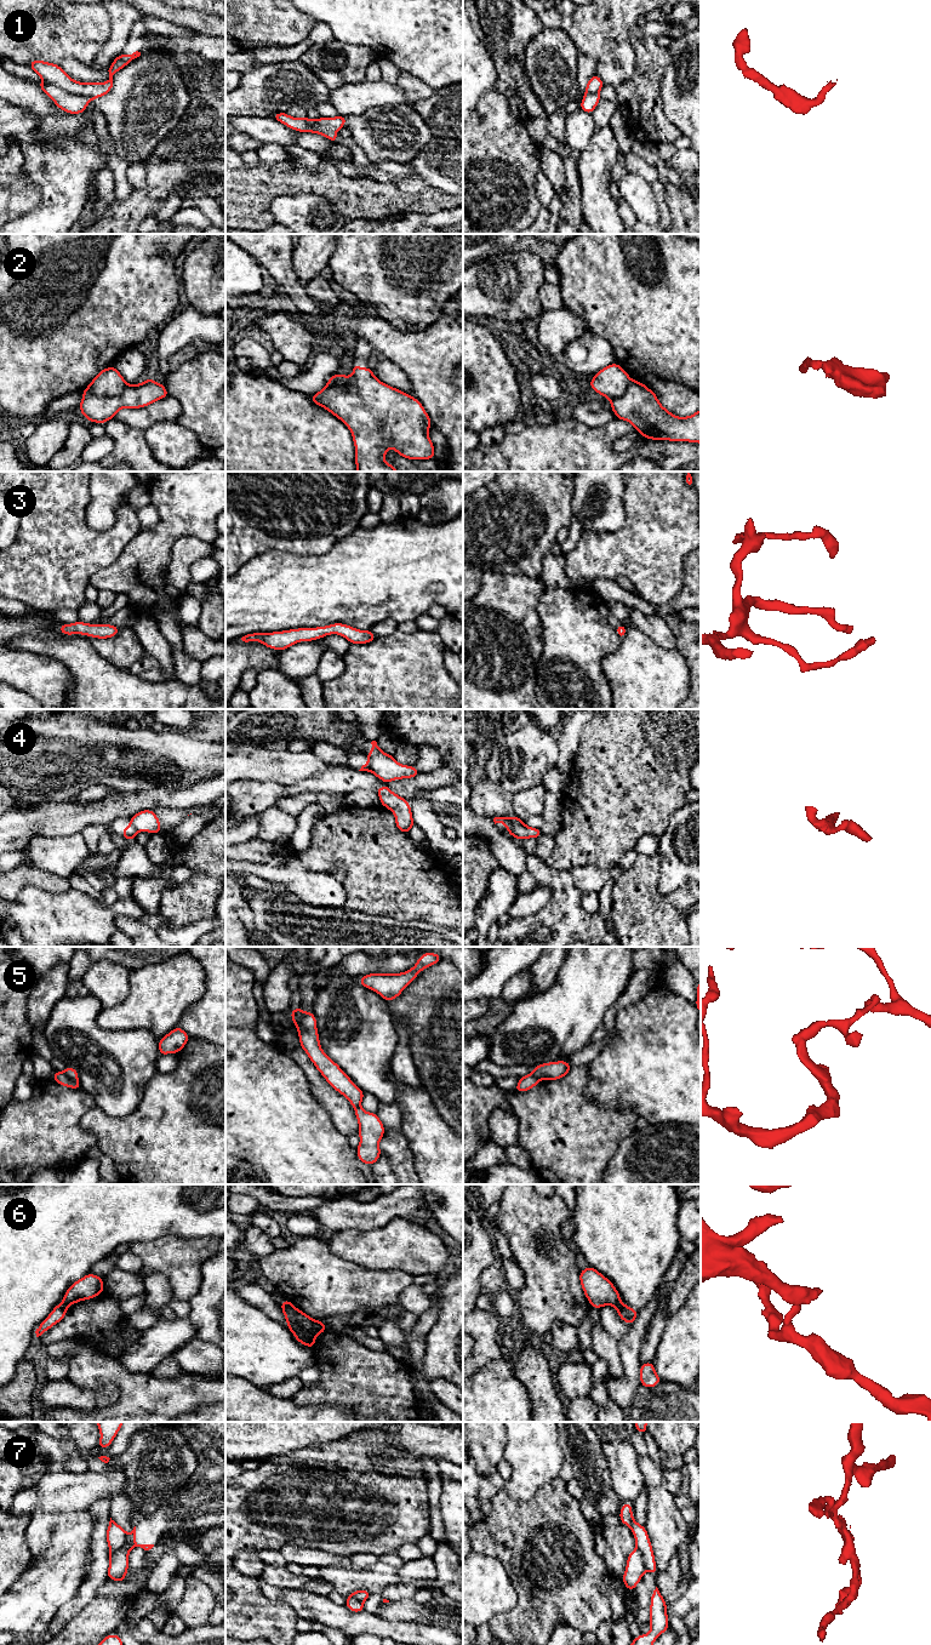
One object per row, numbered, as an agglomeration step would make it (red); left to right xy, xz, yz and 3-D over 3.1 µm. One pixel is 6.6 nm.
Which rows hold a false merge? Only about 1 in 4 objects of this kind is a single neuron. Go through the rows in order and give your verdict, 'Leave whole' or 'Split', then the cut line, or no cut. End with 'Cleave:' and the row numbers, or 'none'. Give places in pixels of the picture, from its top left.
1: Split. Split along xy (44, 80), (89, 100)
2: Split. Split along xy (129, 384), (116, 394), (93, 394), (85, 390)
3: Leave whole. No split
4: Split. Split along yz (523, 822), (517, 823), (508, 832)
5: Split. Split along xy (63, 1072), (68, 1077), (76, 1079)
6: Split. Split along yz (620, 1301), (613, 1306)
7: Split. Split along xy (127, 1535), (124, 1544), (110, 1553)
Cleave: 1, 2, 4, 5, 6, 7

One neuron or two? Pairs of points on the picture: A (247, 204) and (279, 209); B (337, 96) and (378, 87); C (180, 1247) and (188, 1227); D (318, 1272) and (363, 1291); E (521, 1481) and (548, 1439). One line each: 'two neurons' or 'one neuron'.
A: two neurons
B: one neuron
C: two neurons
D: one neuron
E: one neuron

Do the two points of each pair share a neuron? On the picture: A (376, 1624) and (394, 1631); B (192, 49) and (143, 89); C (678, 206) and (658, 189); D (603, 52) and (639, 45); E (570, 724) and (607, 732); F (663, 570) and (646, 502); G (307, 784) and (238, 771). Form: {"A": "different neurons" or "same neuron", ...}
{"A": "same neuron", "B": "different neurons", "C": "different neurons", "D": "different neurons", "E": "different neurons", "F": "same neuron", "G": "different neurons"}

